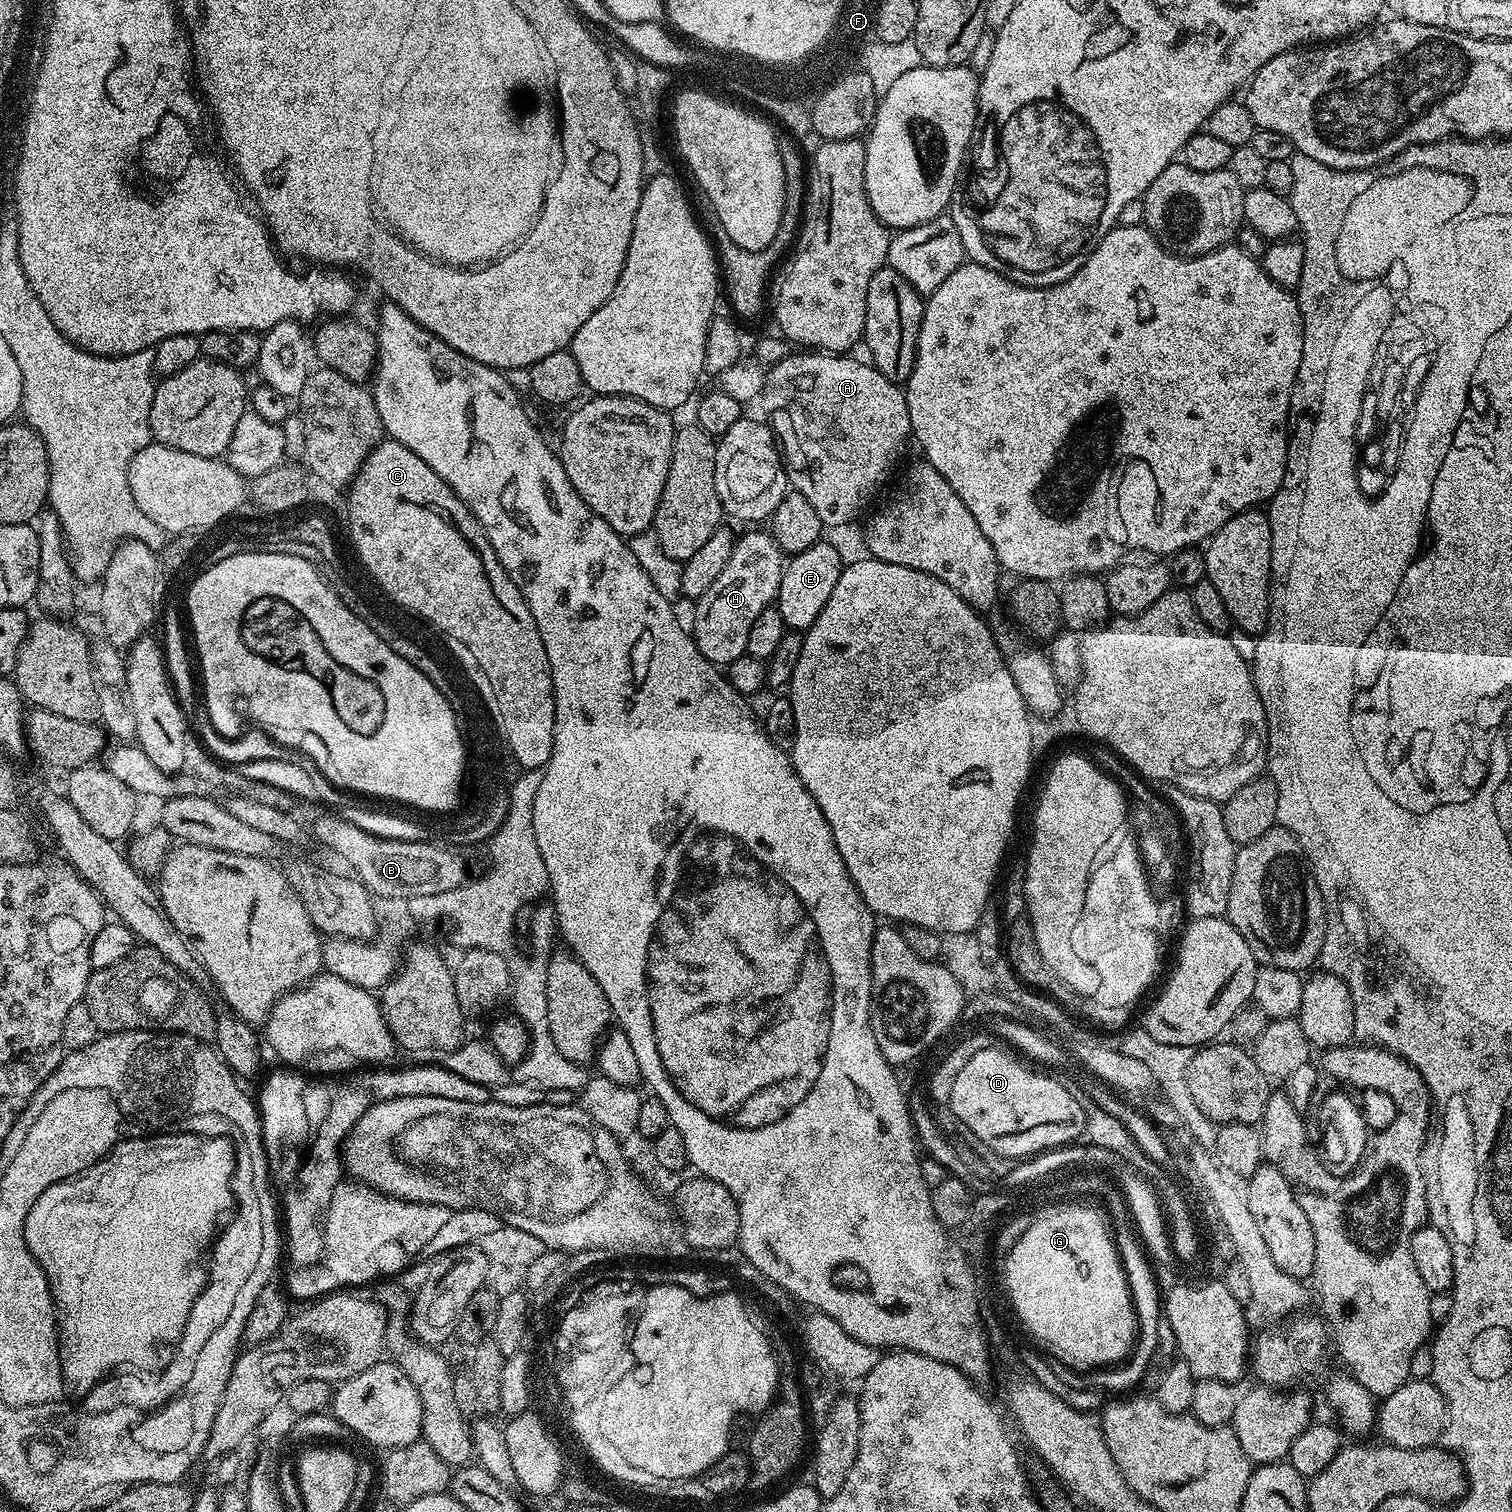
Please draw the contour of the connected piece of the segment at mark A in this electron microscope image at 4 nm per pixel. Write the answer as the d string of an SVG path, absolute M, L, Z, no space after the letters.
M804 350L799 353L801 356L789 354L777 364L771 365L767 369L764 378L764 391L762 401L768 407L767 419L770 421L770 427L775 436L779 451L782 453L785 474L788 476L789 485L810 506L814 506L814 511L818 513L821 525L825 529L840 528L843 524L848 524L872 499L876 496L876 491L884 484L884 479L888 476L888 471L896 464L896 459L900 456L900 451L904 448L904 443L910 440L912 436L912 427L910 426L910 410L906 406L904 397L904 388L897 381L886 378L871 363L863 364L860 360L855 360L852 354L825 354L819 350Z

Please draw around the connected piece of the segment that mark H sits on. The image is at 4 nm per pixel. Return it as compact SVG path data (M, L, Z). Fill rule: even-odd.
M767 531L748 532L733 543L726 570L722 570L722 574L714 578L714 586L695 601L696 613L690 623L692 639L711 664L727 666L745 655L750 626L754 618L775 601L785 563L785 553L780 551L776 539Z

